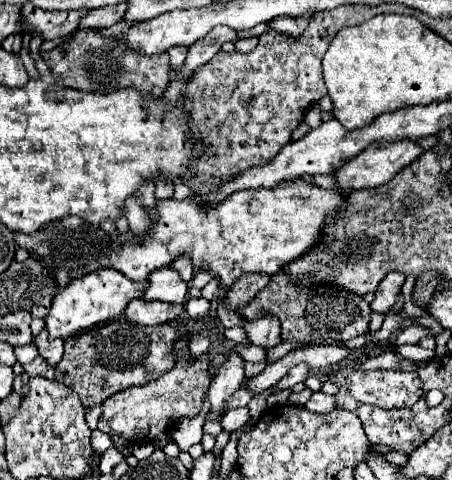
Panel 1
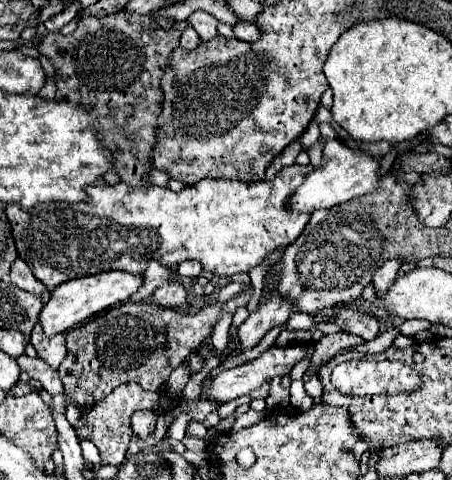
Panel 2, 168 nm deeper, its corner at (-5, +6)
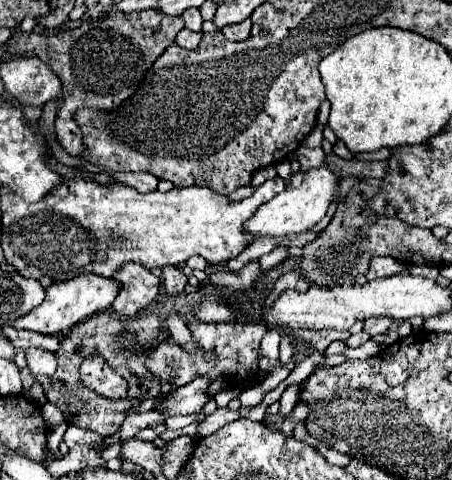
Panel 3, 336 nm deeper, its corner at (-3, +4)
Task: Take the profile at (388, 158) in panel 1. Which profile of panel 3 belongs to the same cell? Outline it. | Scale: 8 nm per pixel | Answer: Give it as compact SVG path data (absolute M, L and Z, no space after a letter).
M327 166L309 170L305 174L305 180L297 188L287 188L281 194L273 196L269 202L263 202L255 214L243 224L243 232L251 234L253 238L261 236L287 236L287 234L301 234L311 230L325 214L329 208L329 202L337 190L337 174L331 172Z

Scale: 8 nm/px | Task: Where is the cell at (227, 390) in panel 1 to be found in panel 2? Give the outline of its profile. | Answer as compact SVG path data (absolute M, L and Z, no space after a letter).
M275 294L269 302L263 302L257 312L253 312L237 330L239 336L239 352L247 352L259 344L259 340L275 326L287 322L291 314L291 302Z

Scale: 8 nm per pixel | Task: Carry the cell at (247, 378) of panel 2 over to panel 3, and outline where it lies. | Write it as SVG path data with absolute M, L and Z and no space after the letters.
M197 376L193 382L173 388L155 406L155 410L165 412L167 416L177 416L177 414L197 414L201 406L209 400L207 398L207 388L209 380L203 380L203 376Z

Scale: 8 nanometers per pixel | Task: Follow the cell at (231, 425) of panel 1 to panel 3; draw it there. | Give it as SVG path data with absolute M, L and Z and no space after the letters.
M203 413L191 414L191 415L178 415L171 416L165 421L165 426L169 430L177 430L184 428L193 422L201 423L205 419L205 415Z

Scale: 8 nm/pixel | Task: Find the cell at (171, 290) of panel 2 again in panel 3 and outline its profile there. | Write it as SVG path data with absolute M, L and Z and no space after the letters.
M165 266L163 270L163 286L171 296L177 296L183 292L187 284L187 276L181 272L179 266Z

